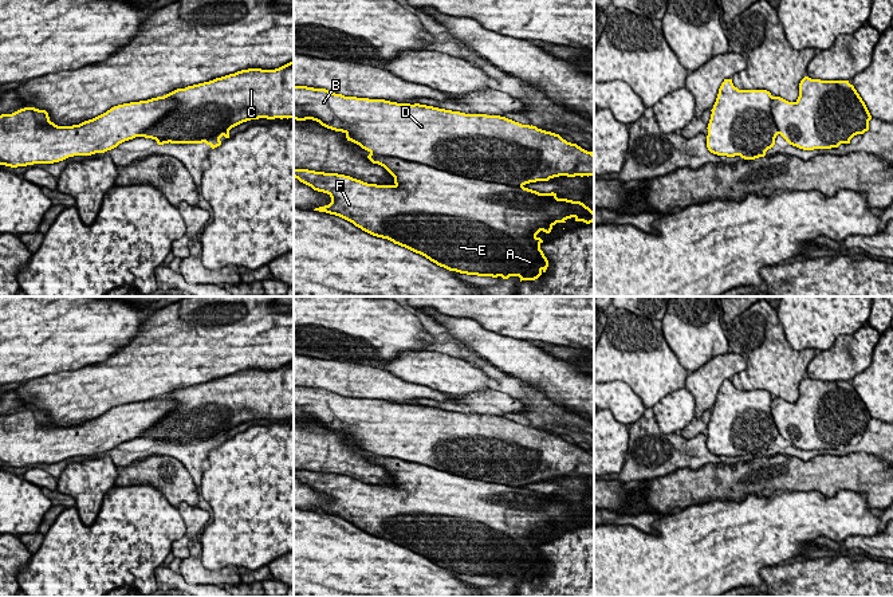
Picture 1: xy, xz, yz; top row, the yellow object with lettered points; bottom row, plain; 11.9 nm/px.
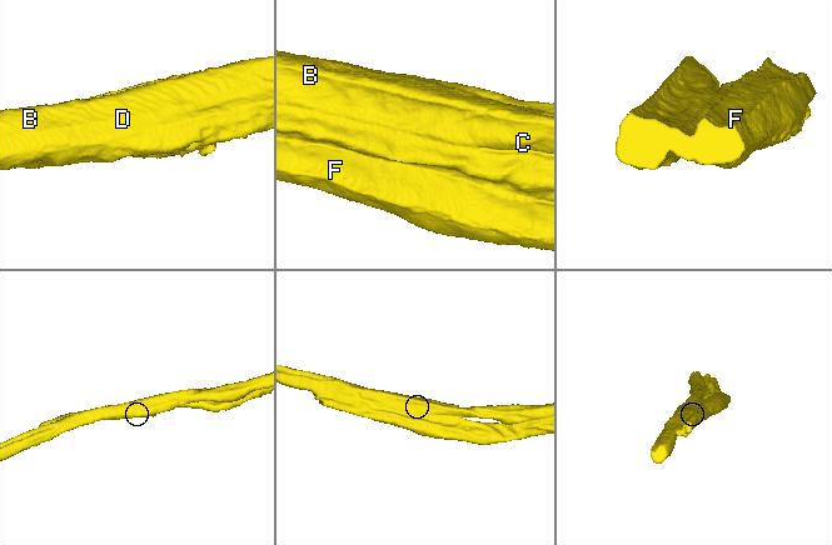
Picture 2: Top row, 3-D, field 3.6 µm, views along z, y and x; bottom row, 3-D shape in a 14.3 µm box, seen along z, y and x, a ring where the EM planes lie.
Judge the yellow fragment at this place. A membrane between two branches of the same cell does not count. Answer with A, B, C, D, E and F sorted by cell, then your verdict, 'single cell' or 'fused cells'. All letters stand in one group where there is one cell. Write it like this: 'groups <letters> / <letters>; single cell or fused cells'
groups A E F / B C D; fused cells

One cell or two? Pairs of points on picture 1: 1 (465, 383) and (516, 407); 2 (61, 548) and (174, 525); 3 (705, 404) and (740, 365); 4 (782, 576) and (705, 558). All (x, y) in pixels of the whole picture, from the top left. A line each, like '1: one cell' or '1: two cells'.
1: two cells
2: one cell
3: one cell
4: two cells

